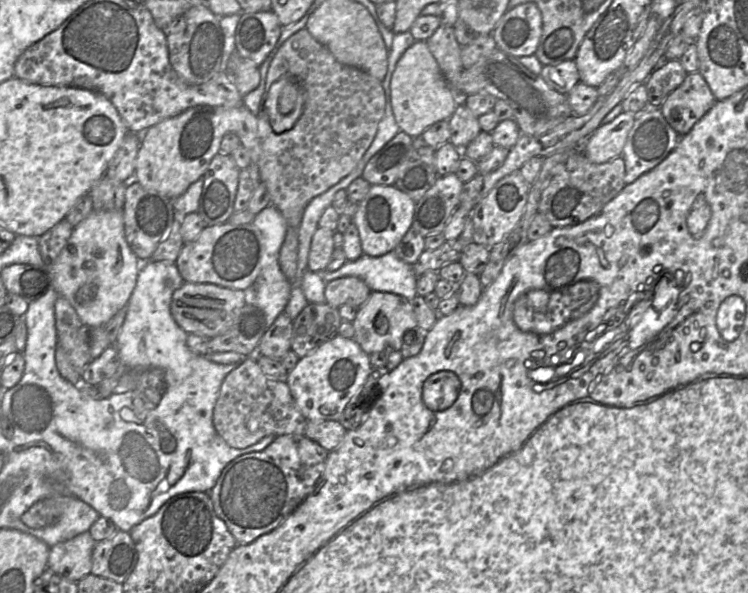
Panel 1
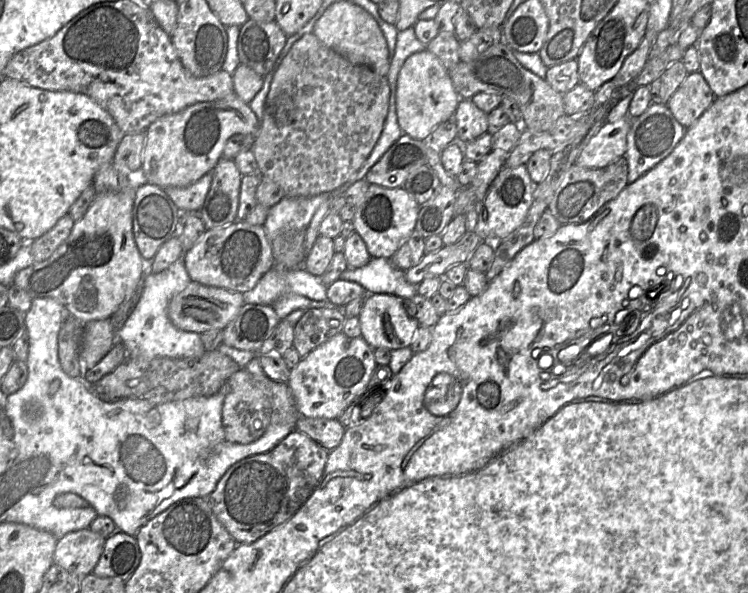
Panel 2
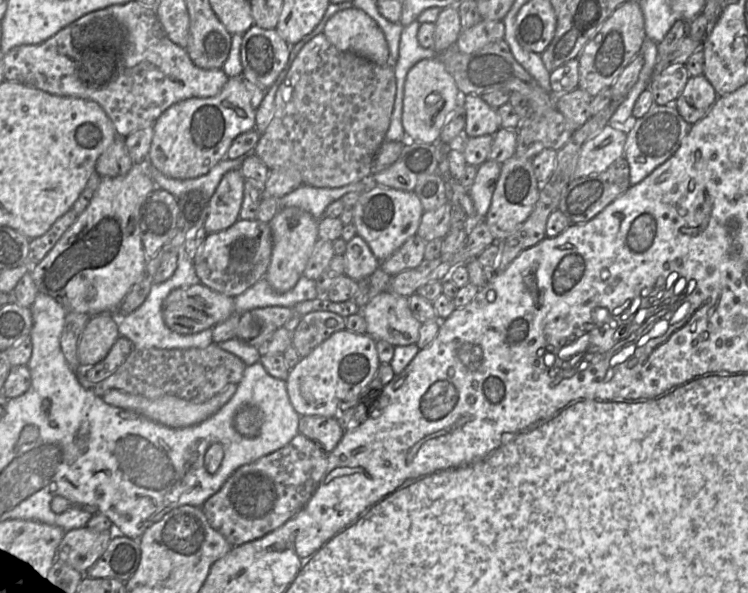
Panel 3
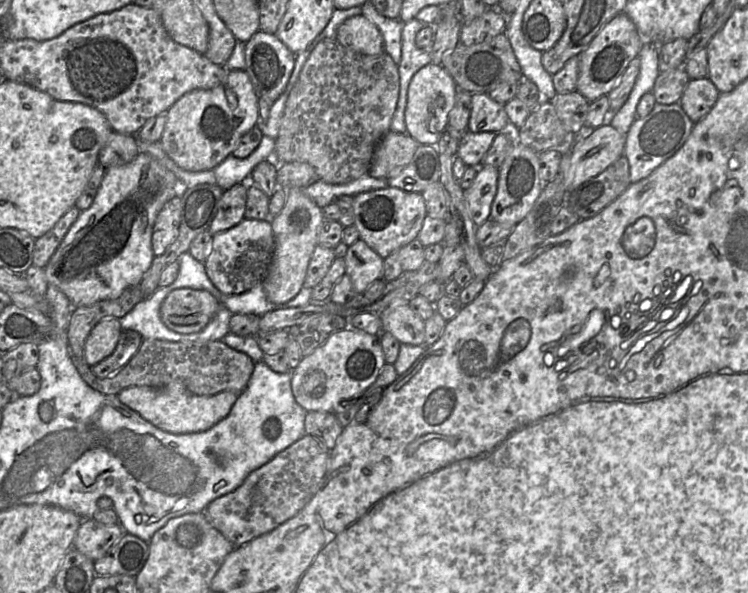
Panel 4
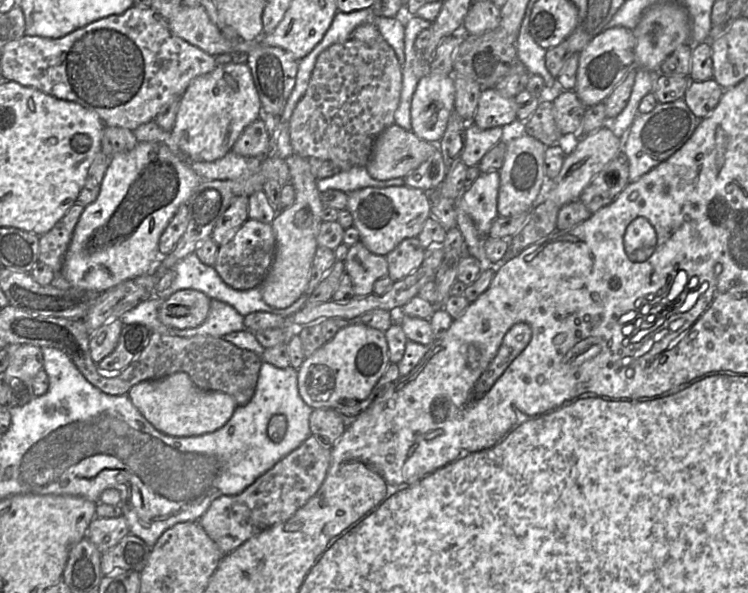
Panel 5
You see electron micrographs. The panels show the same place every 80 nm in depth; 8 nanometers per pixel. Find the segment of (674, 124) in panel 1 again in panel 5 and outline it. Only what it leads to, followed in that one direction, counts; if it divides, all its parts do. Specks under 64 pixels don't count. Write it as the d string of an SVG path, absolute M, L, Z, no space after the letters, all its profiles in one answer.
M713 78L690 81L683 99L697 118L704 119L718 105L723 92L724 89Z

